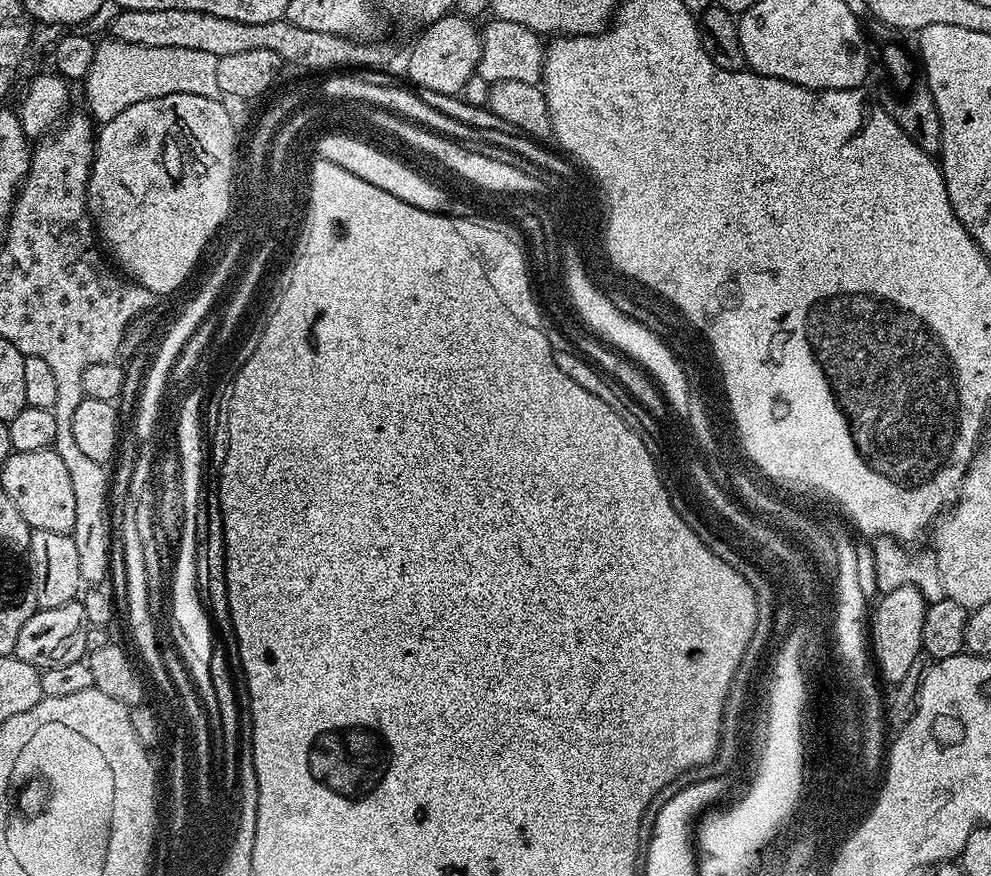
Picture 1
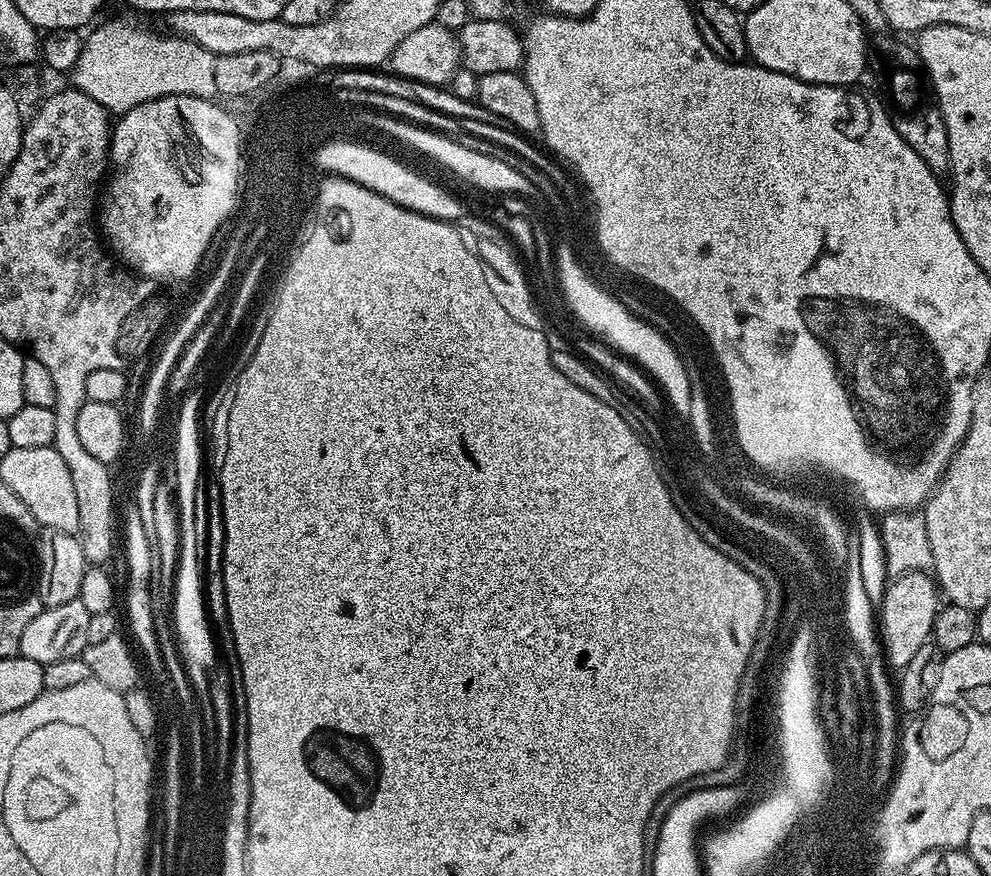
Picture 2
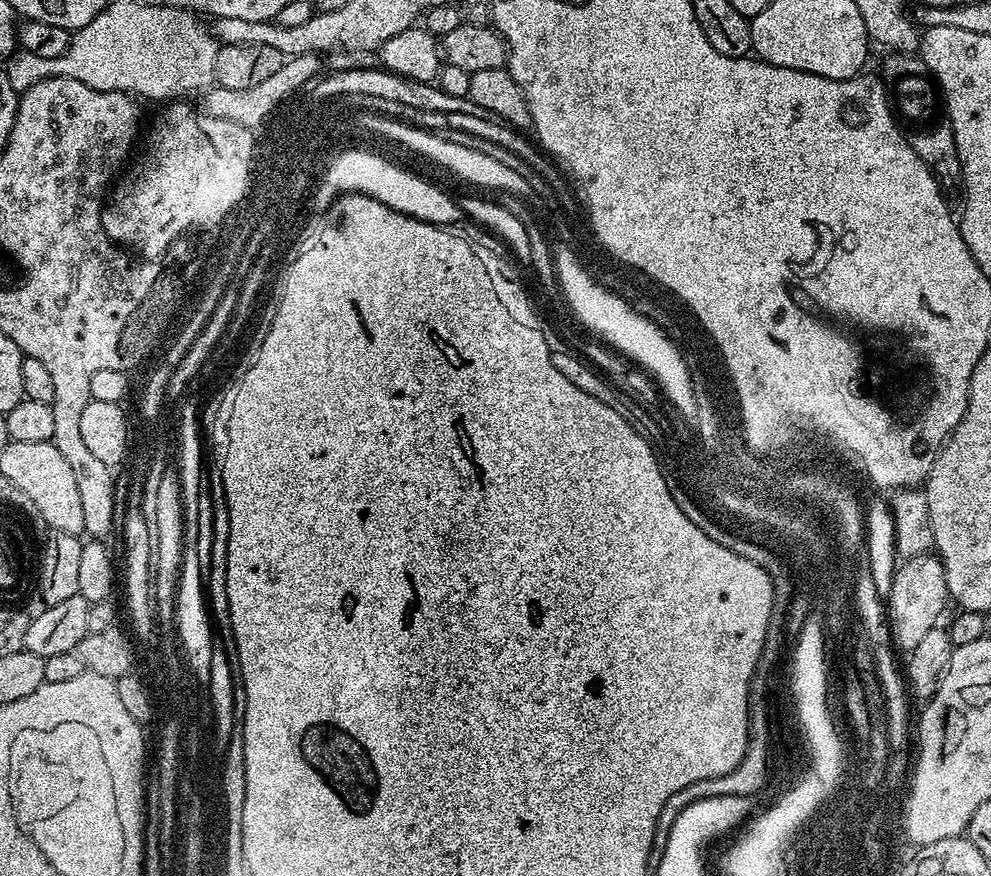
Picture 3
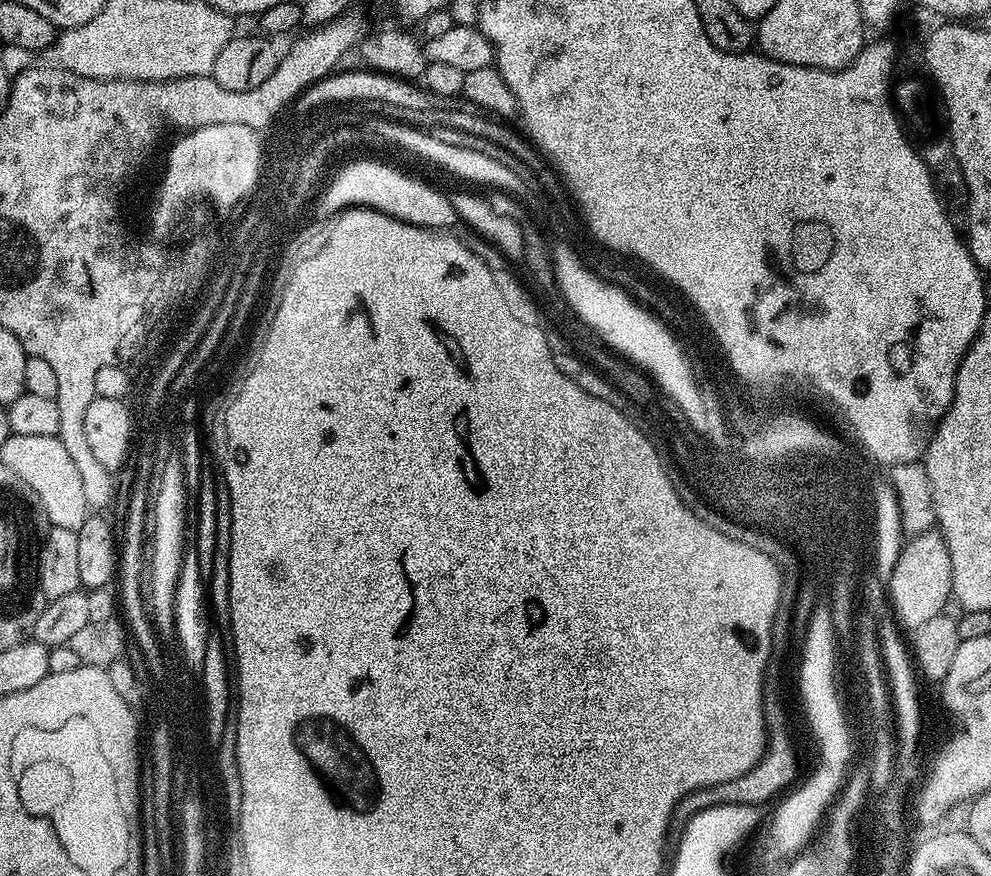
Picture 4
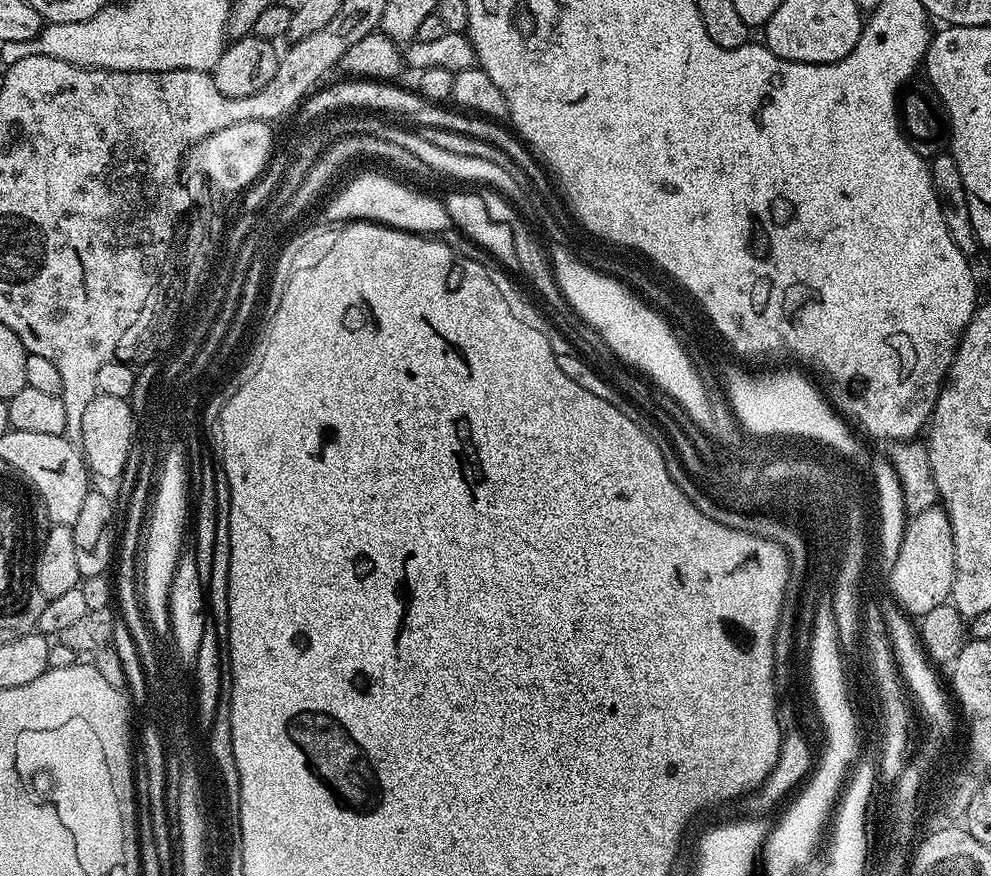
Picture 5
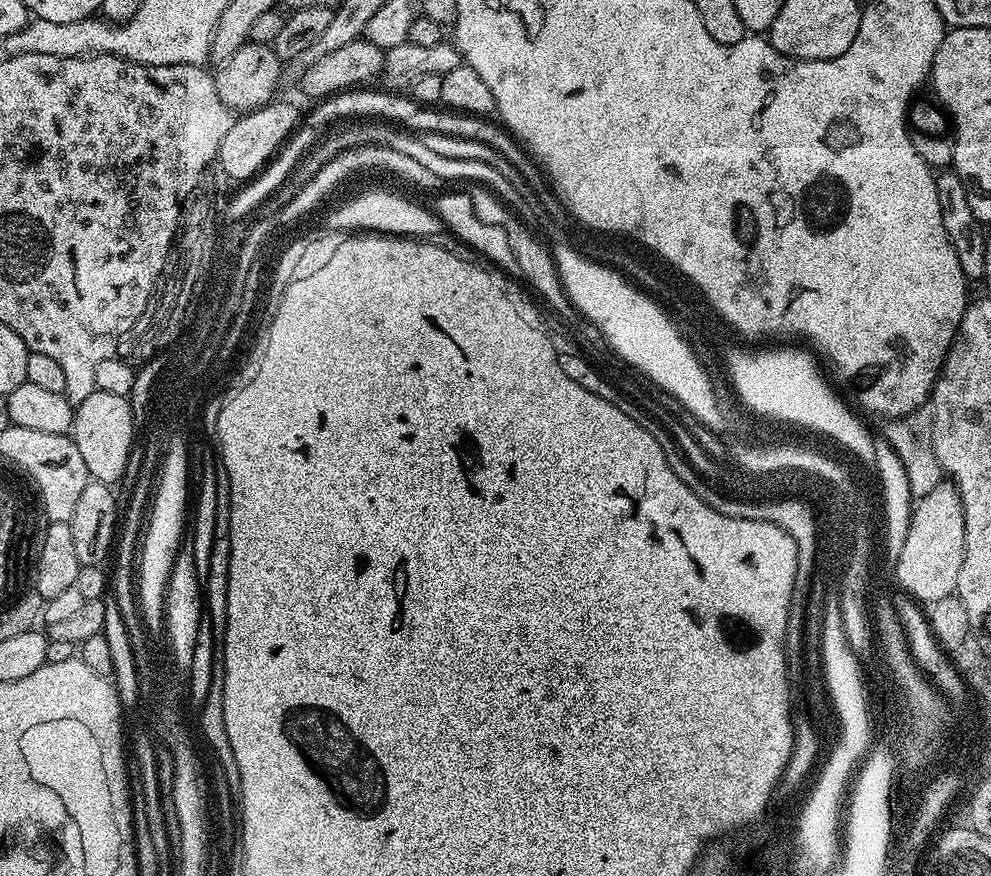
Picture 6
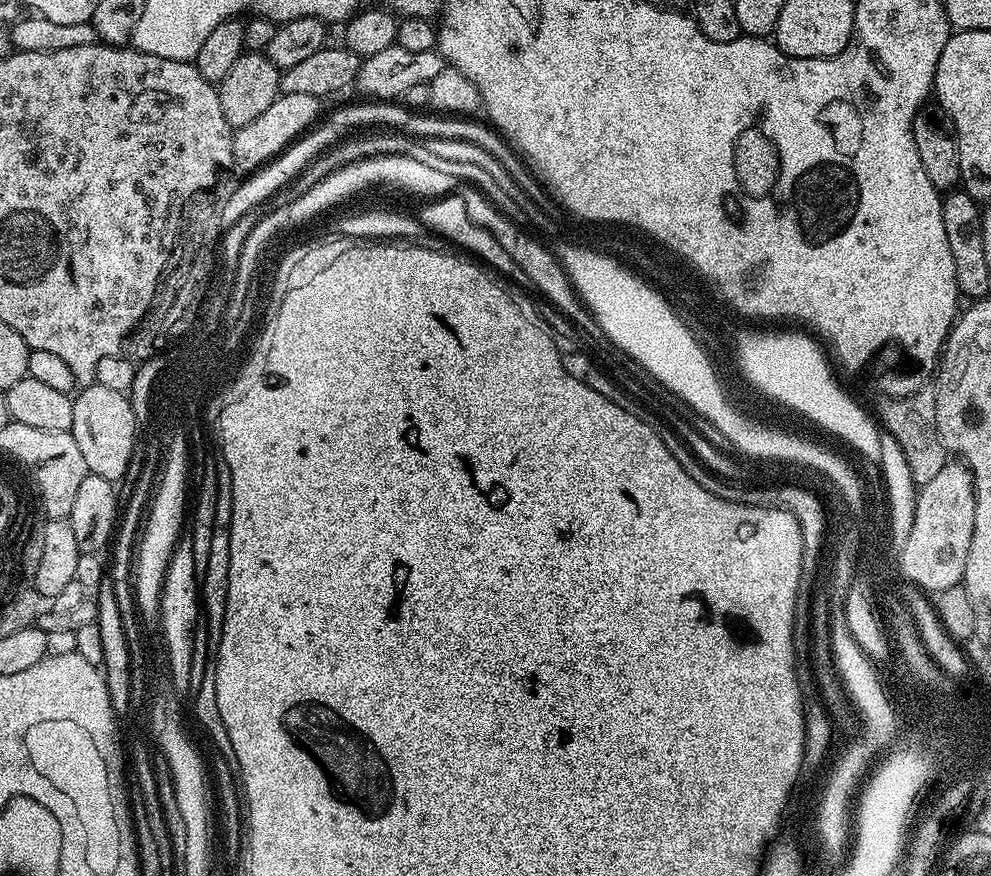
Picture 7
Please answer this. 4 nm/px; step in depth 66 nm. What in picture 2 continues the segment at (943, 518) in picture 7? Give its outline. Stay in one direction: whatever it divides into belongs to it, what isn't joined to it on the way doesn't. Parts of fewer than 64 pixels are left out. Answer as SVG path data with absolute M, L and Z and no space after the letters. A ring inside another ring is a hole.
M908 572L889 583L884 601L878 605L878 631L889 669L902 670L914 659L914 654L918 654L918 650L931 641L932 627L941 607L941 593L928 572Z

